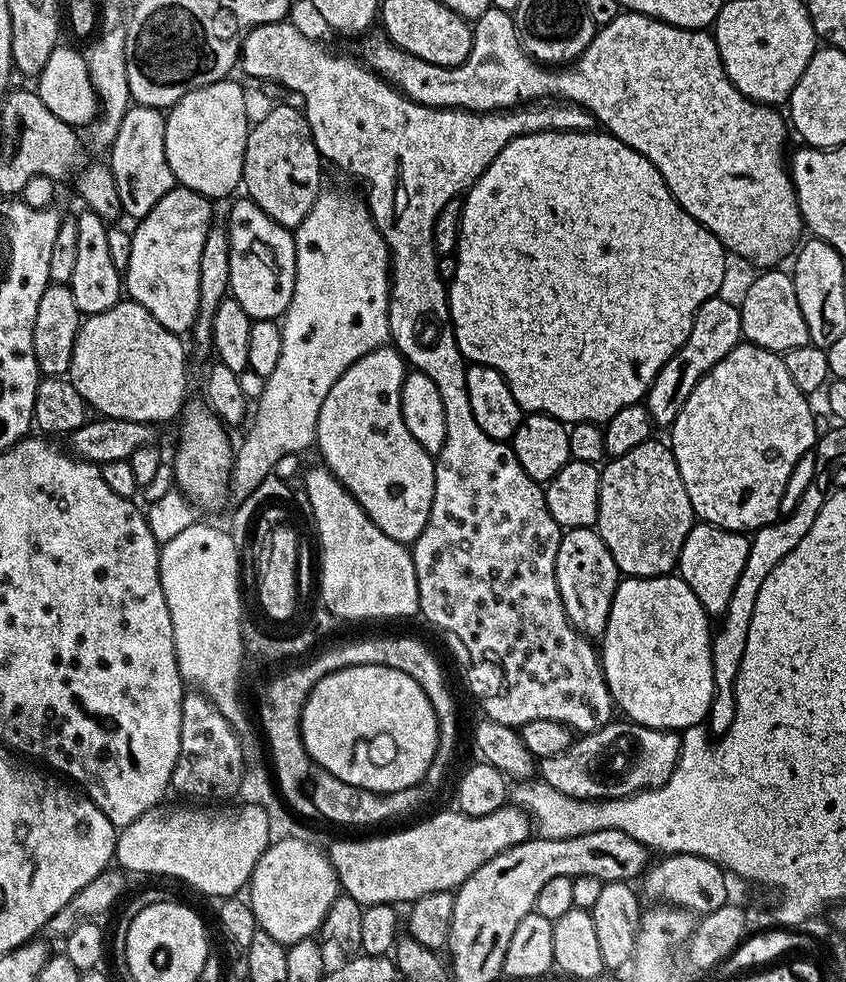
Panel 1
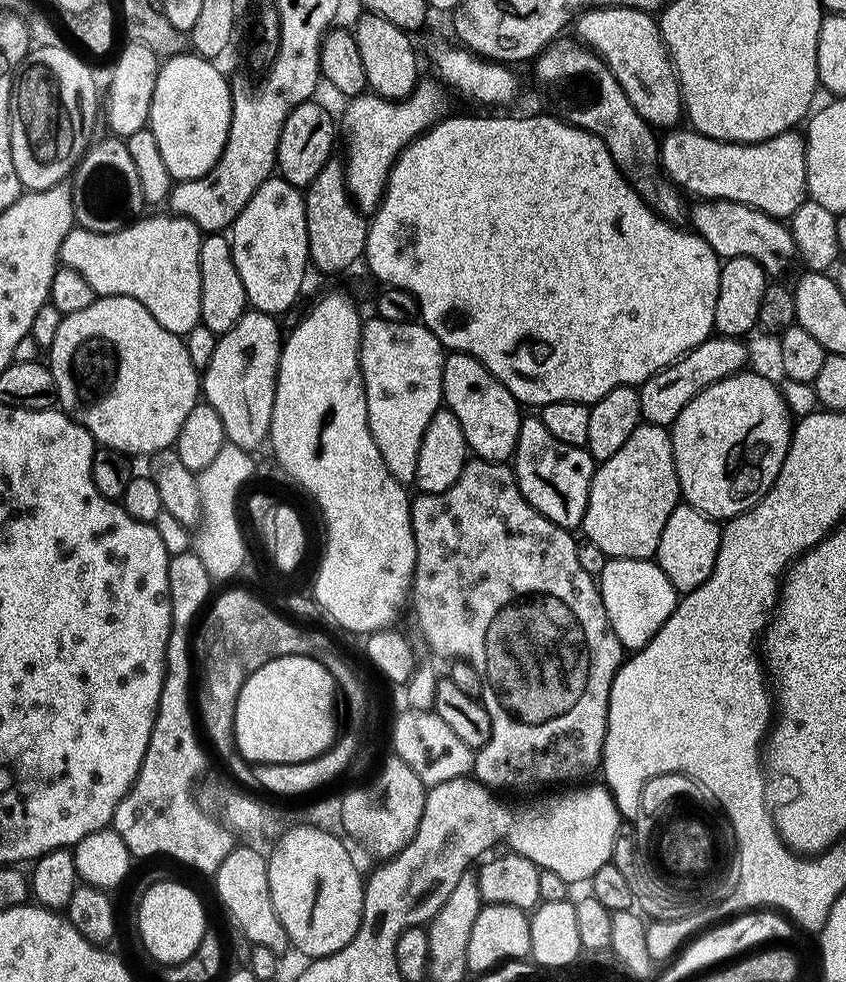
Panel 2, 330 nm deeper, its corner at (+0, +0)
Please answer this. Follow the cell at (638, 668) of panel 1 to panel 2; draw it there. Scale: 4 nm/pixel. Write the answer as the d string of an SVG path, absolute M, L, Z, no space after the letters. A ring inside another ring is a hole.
M609 559L599 574L598 587L610 626L628 650L639 650L652 641L678 603L676 587L652 560Z

